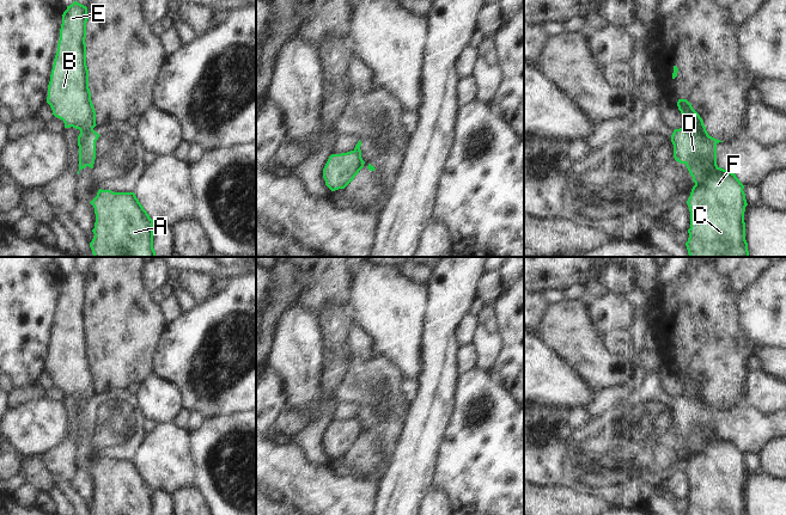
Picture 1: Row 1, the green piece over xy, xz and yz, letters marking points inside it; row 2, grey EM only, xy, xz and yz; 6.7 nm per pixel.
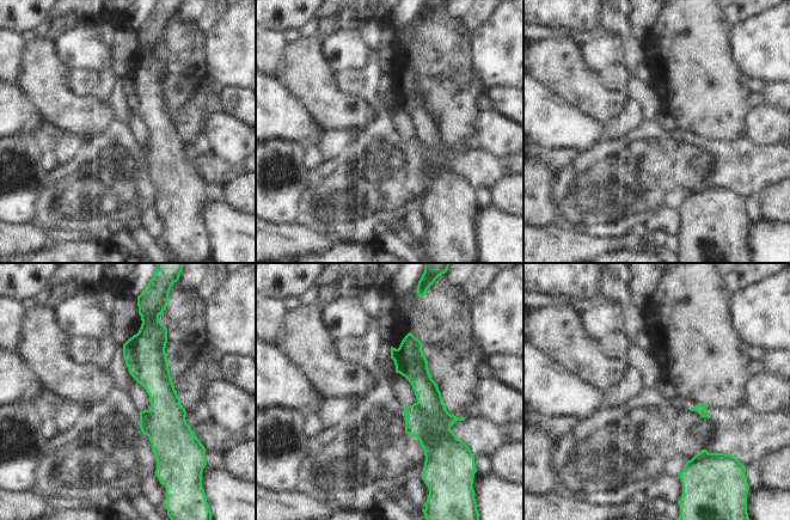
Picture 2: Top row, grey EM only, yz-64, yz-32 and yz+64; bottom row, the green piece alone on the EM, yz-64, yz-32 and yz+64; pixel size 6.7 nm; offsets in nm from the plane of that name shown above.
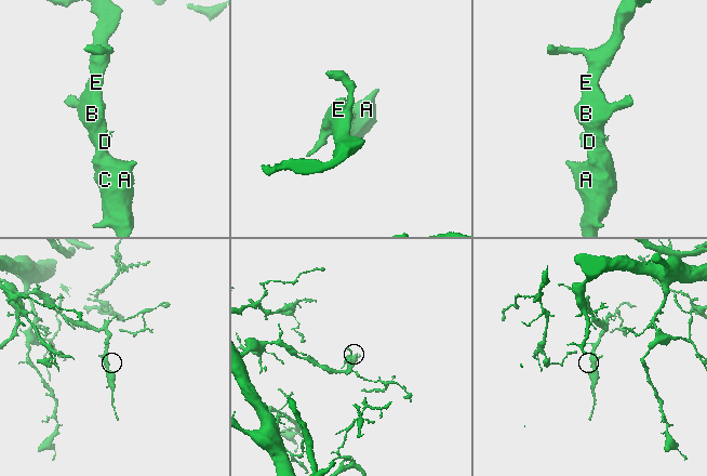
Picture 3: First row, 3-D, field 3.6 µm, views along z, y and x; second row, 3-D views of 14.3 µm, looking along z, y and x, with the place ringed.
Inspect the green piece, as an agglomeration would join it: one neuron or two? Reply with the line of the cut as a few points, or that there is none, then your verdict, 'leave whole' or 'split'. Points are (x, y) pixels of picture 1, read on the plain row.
cut xy (92, 396), (85, 403), (80, 418), (86, 433); split

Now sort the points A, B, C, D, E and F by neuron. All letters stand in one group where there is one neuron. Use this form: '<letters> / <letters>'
A B C E F / D

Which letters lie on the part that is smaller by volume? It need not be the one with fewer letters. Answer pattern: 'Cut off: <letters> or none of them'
Cut off: D

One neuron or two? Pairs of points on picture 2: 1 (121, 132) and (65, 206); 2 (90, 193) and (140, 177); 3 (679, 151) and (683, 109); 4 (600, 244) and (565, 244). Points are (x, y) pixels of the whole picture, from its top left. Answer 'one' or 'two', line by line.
1: one
2: one
3: two
4: one

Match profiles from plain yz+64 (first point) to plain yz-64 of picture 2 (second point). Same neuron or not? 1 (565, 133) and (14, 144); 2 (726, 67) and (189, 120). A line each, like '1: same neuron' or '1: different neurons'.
1: different neurons
2: same neuron

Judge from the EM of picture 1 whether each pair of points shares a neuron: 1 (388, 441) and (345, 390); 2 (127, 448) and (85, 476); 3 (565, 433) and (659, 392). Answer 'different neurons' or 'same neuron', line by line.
1: same neuron
2: different neurons
3: different neurons

